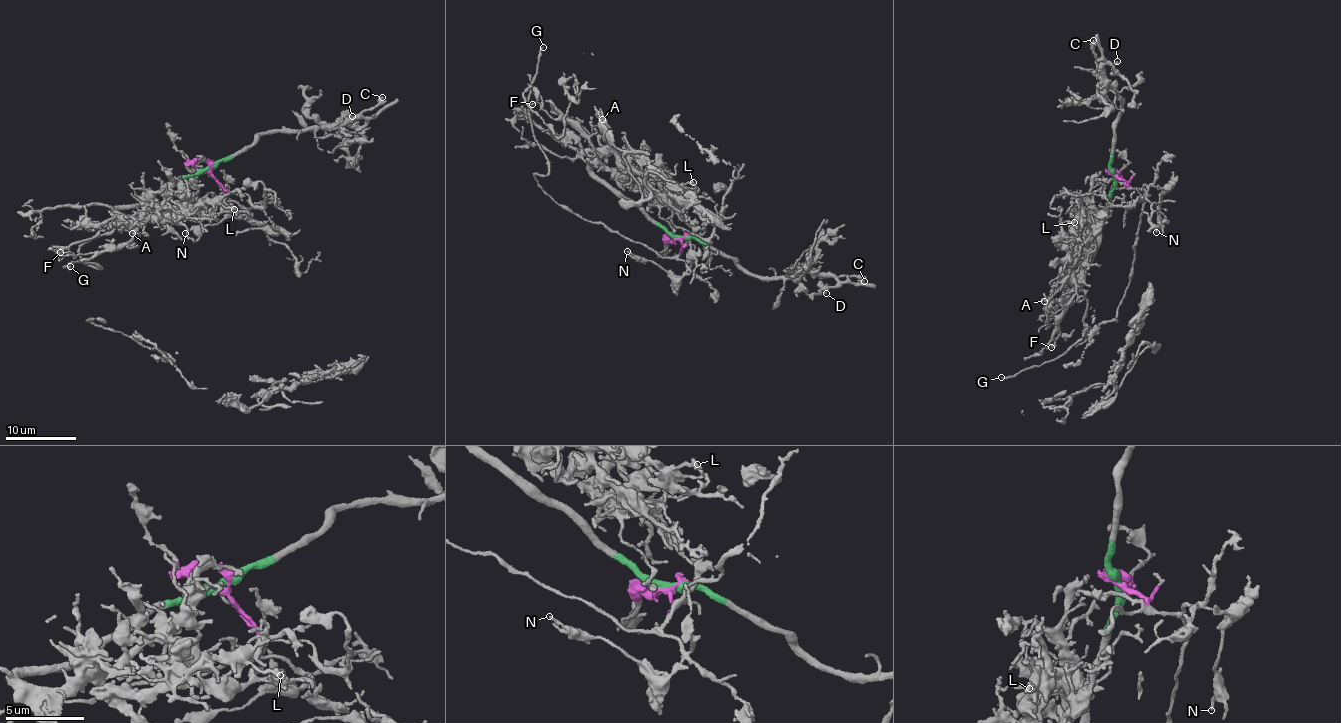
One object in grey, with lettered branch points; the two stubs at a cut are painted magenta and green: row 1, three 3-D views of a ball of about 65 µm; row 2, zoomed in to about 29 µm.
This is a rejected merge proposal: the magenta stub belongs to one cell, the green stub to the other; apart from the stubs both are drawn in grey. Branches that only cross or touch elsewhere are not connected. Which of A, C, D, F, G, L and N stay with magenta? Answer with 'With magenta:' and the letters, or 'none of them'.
With magenta: G, N

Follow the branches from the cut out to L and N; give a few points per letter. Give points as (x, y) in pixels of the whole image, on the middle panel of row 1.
L: (680, 237), (672, 236), (647, 213), (656, 198), (660, 202), (648, 180), (668, 175), (680, 184), (694, 182)
N: (680, 238), (683, 248), (679, 258), (686, 267), (681, 277), (671, 275), (650, 261), (640, 262), (626, 250)

